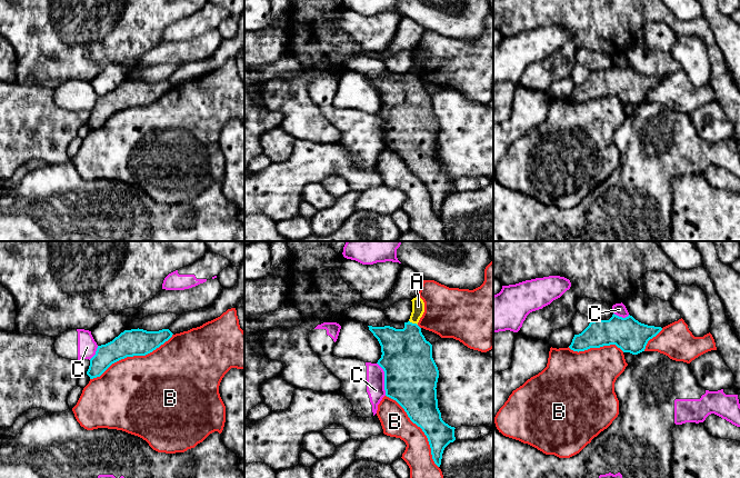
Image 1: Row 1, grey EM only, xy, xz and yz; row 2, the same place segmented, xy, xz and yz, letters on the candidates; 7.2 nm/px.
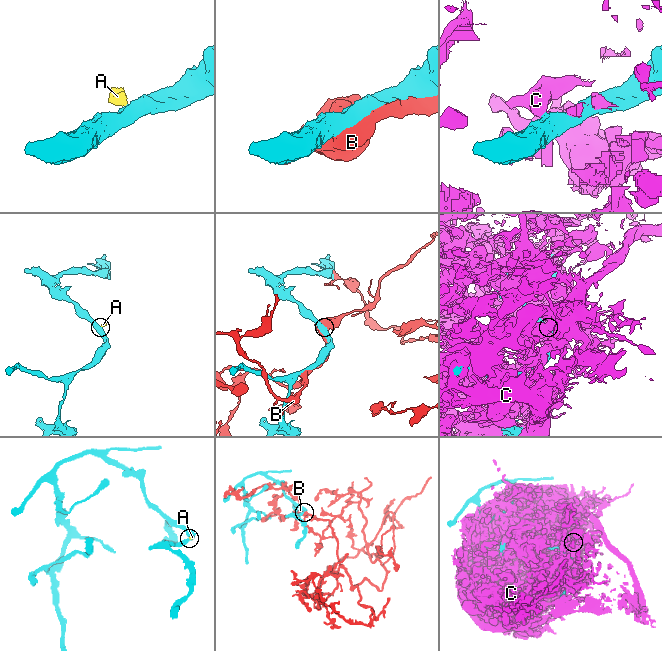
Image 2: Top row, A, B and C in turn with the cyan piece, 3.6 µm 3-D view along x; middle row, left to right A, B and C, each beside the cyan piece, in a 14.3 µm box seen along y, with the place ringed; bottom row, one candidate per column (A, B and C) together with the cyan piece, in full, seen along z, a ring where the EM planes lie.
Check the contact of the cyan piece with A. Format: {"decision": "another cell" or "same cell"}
{"decision": "another cell"}

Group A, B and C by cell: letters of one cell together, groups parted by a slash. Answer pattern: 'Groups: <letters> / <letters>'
Groups: A / B / C

